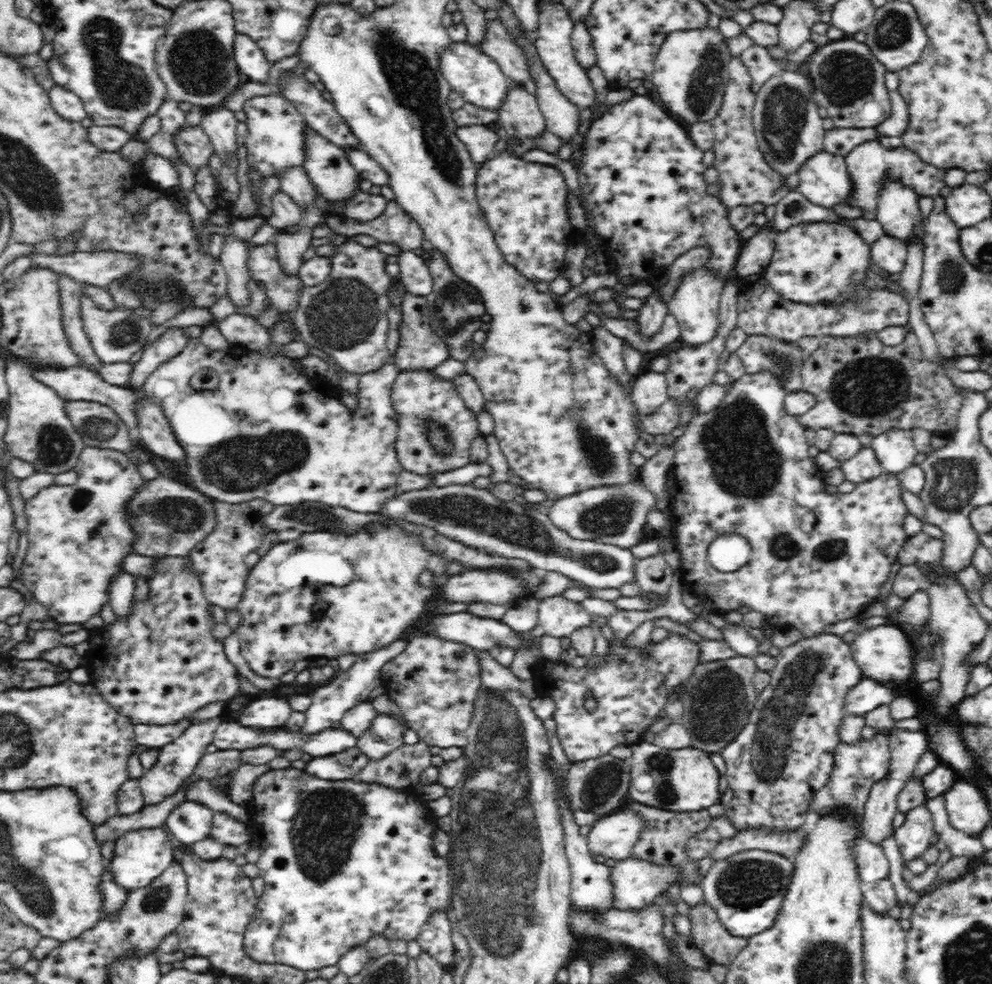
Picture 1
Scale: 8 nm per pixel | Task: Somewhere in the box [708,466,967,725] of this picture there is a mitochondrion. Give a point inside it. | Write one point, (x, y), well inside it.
(828, 549)

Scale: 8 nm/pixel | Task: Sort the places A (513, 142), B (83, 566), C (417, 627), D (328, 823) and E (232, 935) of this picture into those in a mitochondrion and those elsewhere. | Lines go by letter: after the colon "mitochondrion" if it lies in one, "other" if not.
A: other
B: other
C: other
D: mitochondrion
E: other

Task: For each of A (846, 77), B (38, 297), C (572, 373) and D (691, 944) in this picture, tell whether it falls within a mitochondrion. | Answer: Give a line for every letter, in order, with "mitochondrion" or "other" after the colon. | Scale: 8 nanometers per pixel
A: mitochondrion
B: other
C: mitochondrion
D: other

